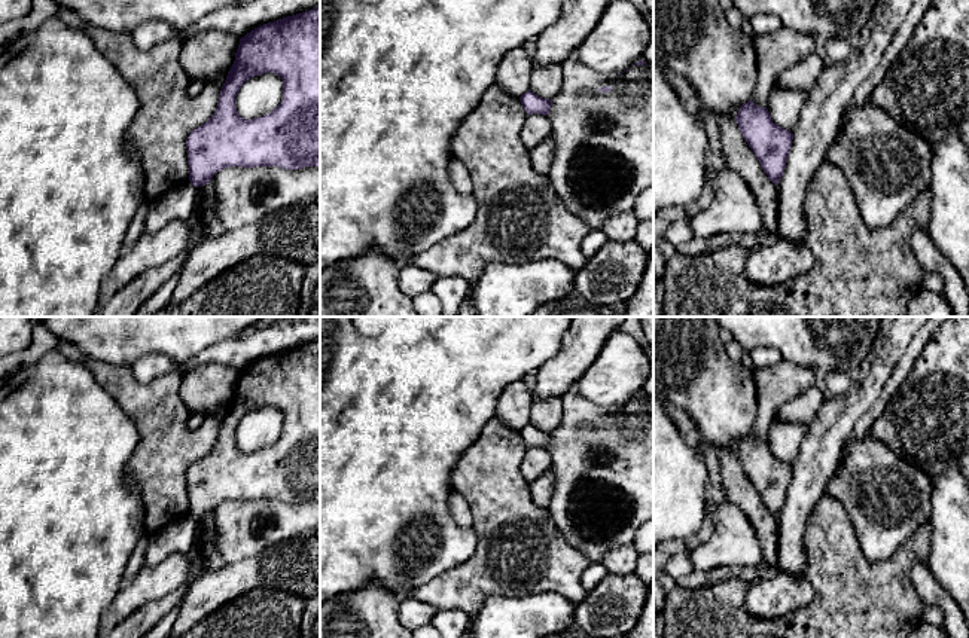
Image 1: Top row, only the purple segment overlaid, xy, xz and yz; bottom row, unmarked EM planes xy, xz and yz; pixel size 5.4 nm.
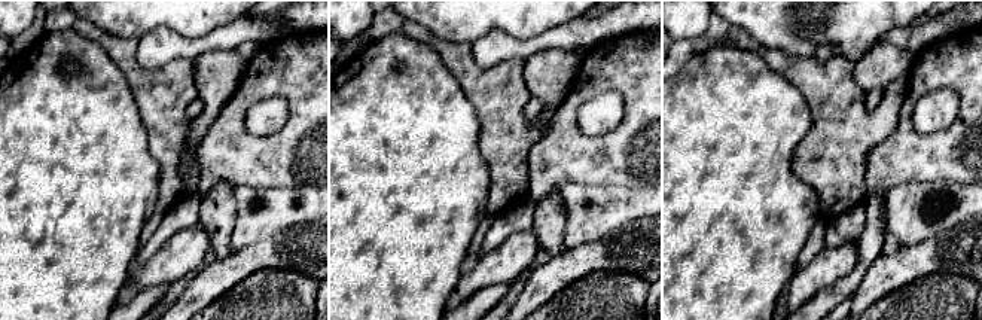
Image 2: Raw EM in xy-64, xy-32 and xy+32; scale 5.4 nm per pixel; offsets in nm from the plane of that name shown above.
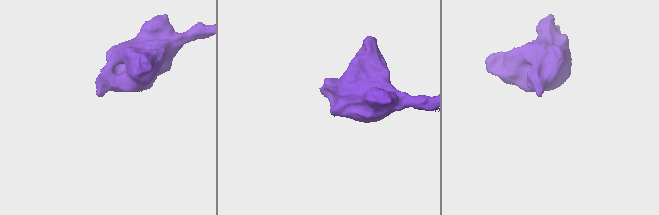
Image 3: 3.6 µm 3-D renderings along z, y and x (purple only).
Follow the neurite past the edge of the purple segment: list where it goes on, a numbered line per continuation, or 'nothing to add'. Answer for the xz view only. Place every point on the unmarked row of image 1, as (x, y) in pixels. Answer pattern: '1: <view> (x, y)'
nothing to add

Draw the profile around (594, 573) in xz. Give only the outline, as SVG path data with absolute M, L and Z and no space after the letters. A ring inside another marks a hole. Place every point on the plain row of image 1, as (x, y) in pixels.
M591 564L581 576L582 587L585 592L592 590L607 574L609 571L603 564Z

